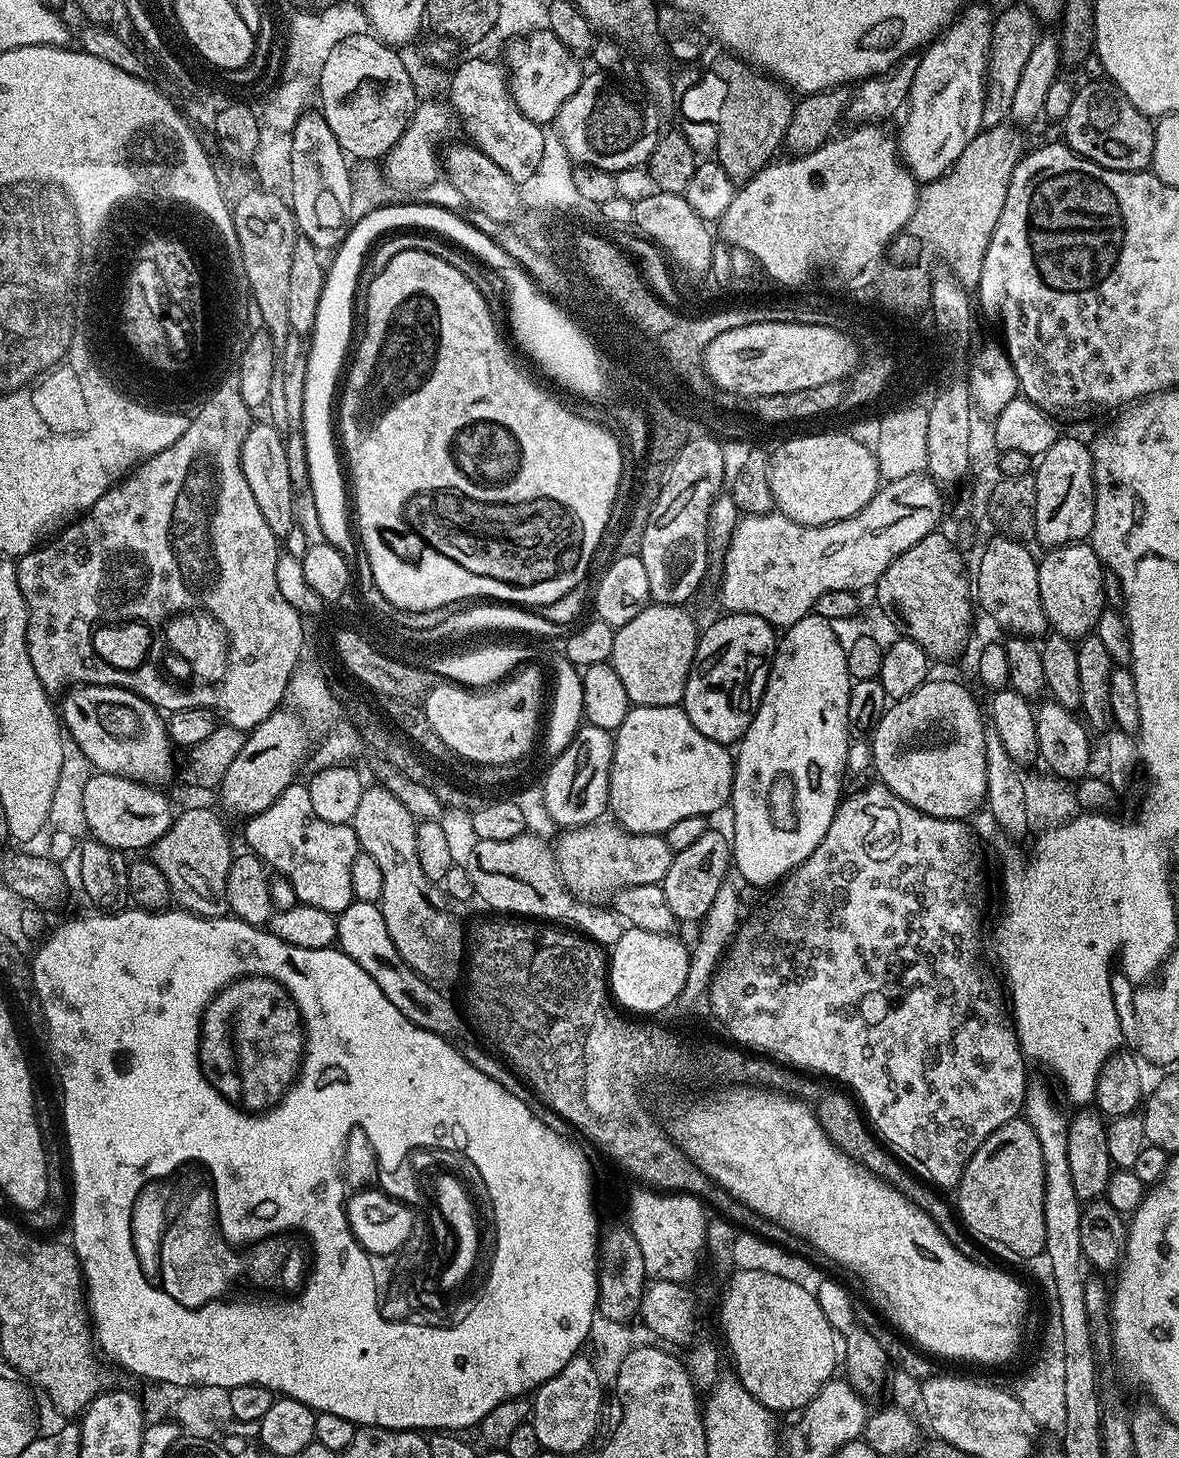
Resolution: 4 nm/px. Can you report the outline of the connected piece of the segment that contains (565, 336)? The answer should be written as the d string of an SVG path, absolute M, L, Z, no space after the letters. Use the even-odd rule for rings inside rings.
M403 203L388 204L385 206L384 212L380 208L374 209L373 212L370 212L371 210L365 211L360 216L362 217L361 220L352 229L349 227L345 231L344 239L335 249L334 255L336 257L333 258L332 265L330 263L327 265L322 298L318 298L318 314L310 333L310 343L307 345L308 361L306 362L305 384L302 390L302 426L305 437L309 441L321 440L322 443L328 444L331 440L334 440L334 405L338 400L338 385L341 383L342 373L345 371L346 361L350 356L350 345L354 340L353 304L355 302L356 283L363 269L364 255L367 254L366 246L369 240L372 240L376 233L380 233L381 229L391 228L392 225L425 225L429 234L435 234L449 244L463 248L469 256L479 260L485 268L491 268L506 289L506 320L512 323L510 332L520 343L521 353L527 359L529 356L550 379L557 380L560 383L559 387L564 392L570 388L575 388L577 392L584 393L584 396L596 396L596 392L600 392L600 372L596 372L596 356L592 356L592 348L588 348L588 344L584 344L584 340L580 340L580 336L576 336L576 332L572 332L572 328L568 328L568 324L564 324L564 320L560 320L560 316L556 316L556 312L552 312L552 308L548 308L549 298L537 288L535 281L524 269L523 263L517 260L517 257L505 248L499 239L497 241L491 240L482 229L475 228L468 220L463 220L463 215L459 211L439 208L430 204Z

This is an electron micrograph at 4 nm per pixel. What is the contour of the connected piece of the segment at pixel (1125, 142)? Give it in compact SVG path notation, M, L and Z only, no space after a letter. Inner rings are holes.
M1107 79L1092 80L1089 84L1077 87L1074 91L1074 102L1070 102L1068 116L1062 122L1064 128L1063 139L1068 147L1076 151L1076 155L1085 156L1096 164L1101 164L1110 170L1122 170L1123 172L1143 172L1151 165L1154 154L1154 124L1143 112L1137 110L1129 102L1120 89Z

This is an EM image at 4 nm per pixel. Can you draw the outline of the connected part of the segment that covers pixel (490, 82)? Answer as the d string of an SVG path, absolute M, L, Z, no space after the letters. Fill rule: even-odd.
M483 55L462 59L456 73L453 76L451 73L446 96L452 99L451 111L455 119L456 116L460 119L470 143L482 150L482 154L486 154L486 158L491 158L497 166L502 166L510 178L525 180L540 171L538 162L542 162L546 145L545 129L518 110L508 95L505 69L486 59Z

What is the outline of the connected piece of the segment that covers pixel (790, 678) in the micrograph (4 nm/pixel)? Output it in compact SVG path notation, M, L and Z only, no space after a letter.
M809 614L783 629L754 722L750 722L734 752L730 801L732 858L741 881L748 883L749 880L760 888L783 880L814 854L818 842L822 842L826 830L830 830L830 822L845 791L844 771L848 768L850 741L848 707L854 679L848 672L845 645L840 645L832 628L835 628L833 621Z

